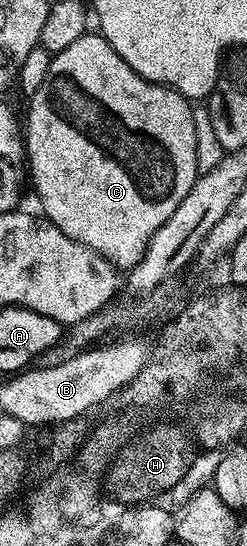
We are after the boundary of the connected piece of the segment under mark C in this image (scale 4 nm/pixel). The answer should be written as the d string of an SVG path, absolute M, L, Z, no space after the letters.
M99 32L83 34L70 48L51 55L52 63L49 68L49 75L45 83L38 88L38 92L31 95L28 106L28 126L26 122L26 160L30 165L30 176L36 180L36 190L40 196L40 206L43 217L53 222L63 234L70 236L75 242L89 246L97 254L104 255L109 262L120 268L131 268L142 260L154 232L174 216L174 208L186 200L190 188L195 184L198 177L196 168L196 133L194 132L194 106L189 99L184 98L176 90L169 86L160 86L156 82L146 80L114 48L109 44L104 35Z

